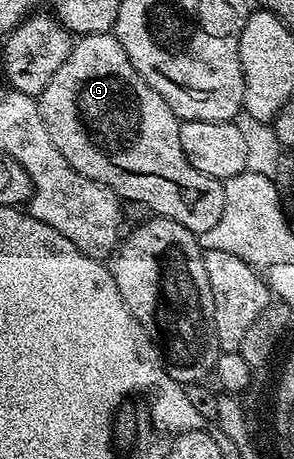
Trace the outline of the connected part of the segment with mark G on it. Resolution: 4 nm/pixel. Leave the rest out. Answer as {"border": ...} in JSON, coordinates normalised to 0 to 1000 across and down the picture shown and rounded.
{"border":[[[340,68],[320,76],[272,78],[252,92],[228,133],[214,133],[214,142],[201,142],[201,159],[187,159],[187,168],[173,168],[173,176],[160,176],[160,194],[146,194],[146,203],[133,211],[133,231],[146,272],[160,272],[160,290],[173,298],[173,307],[187,307],[187,325],[201,325],[201,333],[214,333],[224,351],[259,373],[282,377],[282,386],[310,386],[323,394],[364,403],[415,436],[442,434],[452,442],[483,442],[507,464],[595,481],[667,514],[701,508],[724,492],[745,488],[745,473],[755,471],[762,451],[762,397],[731,386],[704,386],[704,377],[677,377],[677,368],[663,368],[663,359],[650,359],[650,351],[636,351],[636,342],[622,333],[622,316],[609,316],[609,272],[619,261],[602,257],[582,229],[568,229],[568,220],[554,220],[554,211],[541,211],[541,203],[527,203],[527,194],[514,194],[514,185],[500,185],[500,176],[486,176],[486,168],[473,168],[459,142],[446,142],[446,124],[432,124],[432,107],[418,107],[418,98],[405,98],[395,76]]]}

